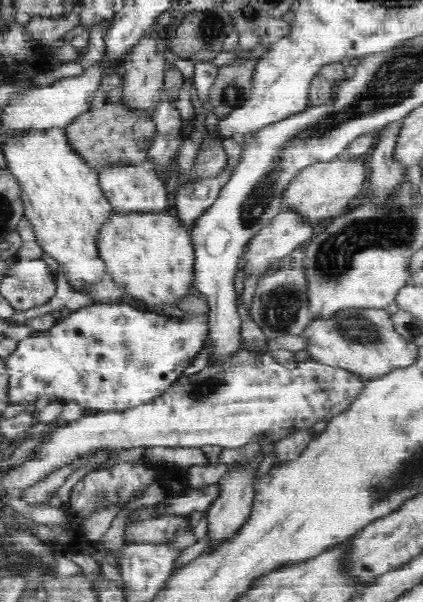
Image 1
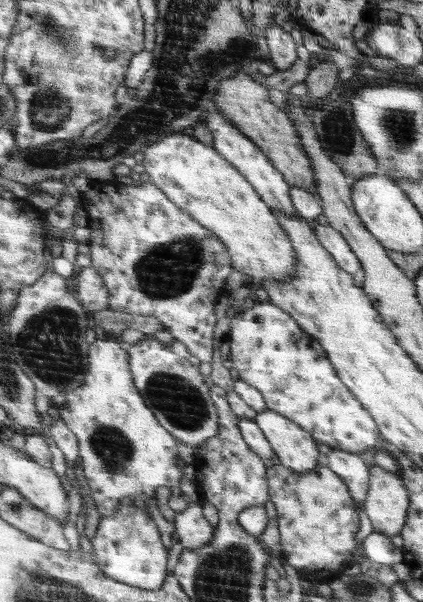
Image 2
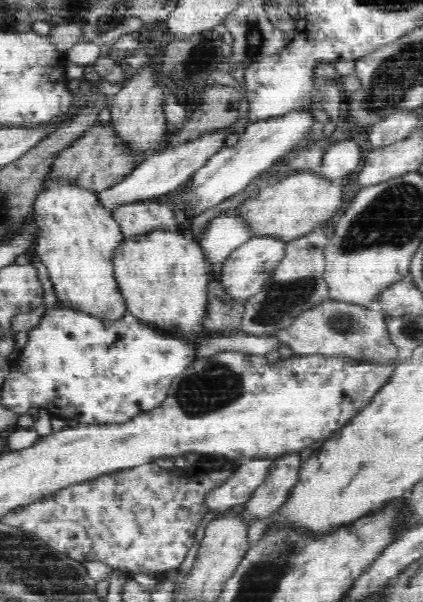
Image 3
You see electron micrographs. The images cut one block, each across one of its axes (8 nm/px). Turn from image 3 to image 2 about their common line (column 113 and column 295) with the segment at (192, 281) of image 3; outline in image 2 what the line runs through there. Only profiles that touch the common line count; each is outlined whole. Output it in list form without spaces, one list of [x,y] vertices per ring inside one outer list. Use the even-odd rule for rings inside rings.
[[[176,132],[146,147],[144,154],[143,166],[152,182],[220,236],[233,256],[234,268],[251,276],[253,284],[262,284],[264,279],[284,281],[294,277],[297,253],[275,213],[242,171],[216,147],[204,144],[190,132]]]

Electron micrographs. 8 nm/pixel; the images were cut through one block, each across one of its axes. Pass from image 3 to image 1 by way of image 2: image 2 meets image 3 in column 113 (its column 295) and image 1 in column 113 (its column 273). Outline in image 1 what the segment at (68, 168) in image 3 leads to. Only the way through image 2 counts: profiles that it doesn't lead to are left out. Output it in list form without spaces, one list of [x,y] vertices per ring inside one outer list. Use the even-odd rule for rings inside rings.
[[[122,102],[94,104],[78,115],[68,126],[68,140],[74,151],[84,157],[94,171],[110,164],[147,164],[147,148],[155,135],[154,118],[146,110],[128,107]]]

